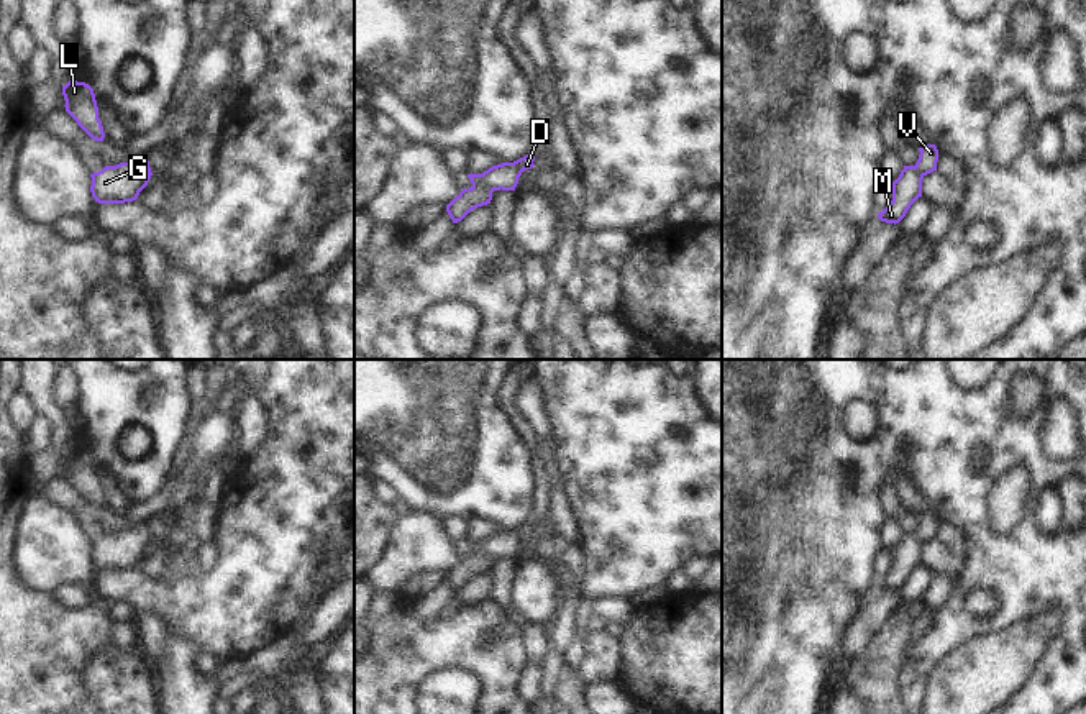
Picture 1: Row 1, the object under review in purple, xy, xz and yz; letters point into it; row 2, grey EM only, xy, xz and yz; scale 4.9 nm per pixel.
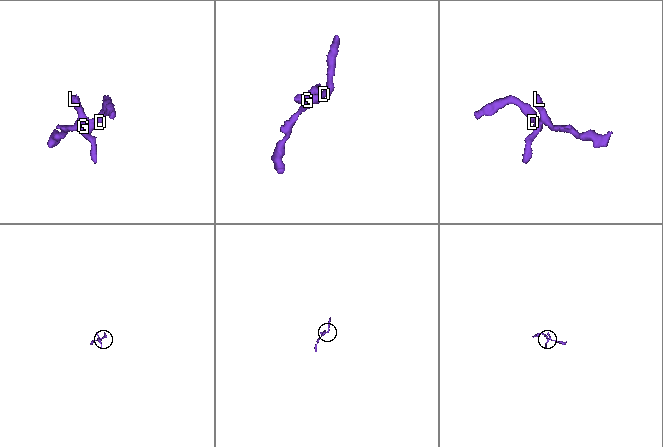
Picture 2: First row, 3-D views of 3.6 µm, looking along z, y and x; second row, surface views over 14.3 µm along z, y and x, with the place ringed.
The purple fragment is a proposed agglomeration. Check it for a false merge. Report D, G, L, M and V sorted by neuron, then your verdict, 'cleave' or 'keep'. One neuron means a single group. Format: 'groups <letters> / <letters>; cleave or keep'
groups D G M / L V; cleave

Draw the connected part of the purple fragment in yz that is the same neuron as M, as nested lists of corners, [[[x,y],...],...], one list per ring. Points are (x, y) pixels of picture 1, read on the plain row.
[[[904,533],[892,550],[892,568],[878,581],[878,586],[886,591],[899,591],[910,573],[922,565],[922,547],[924,543],[914,533]]]

